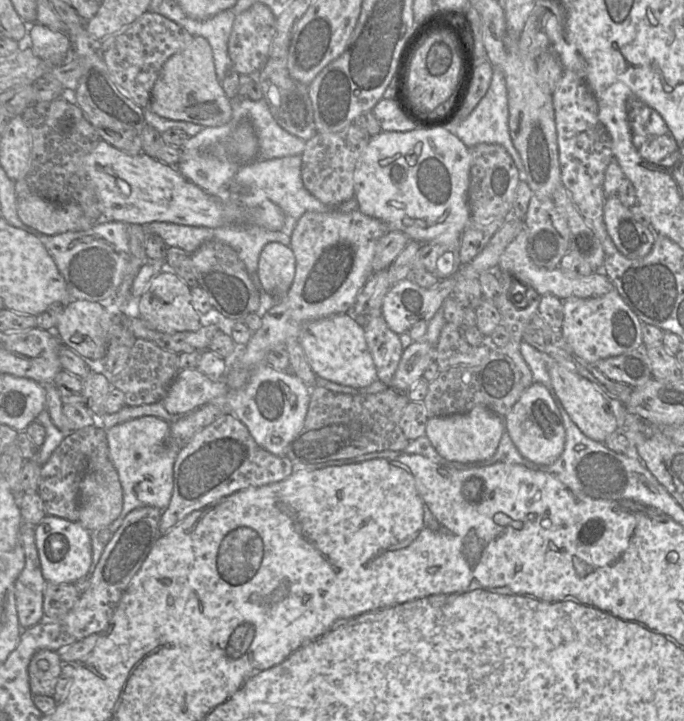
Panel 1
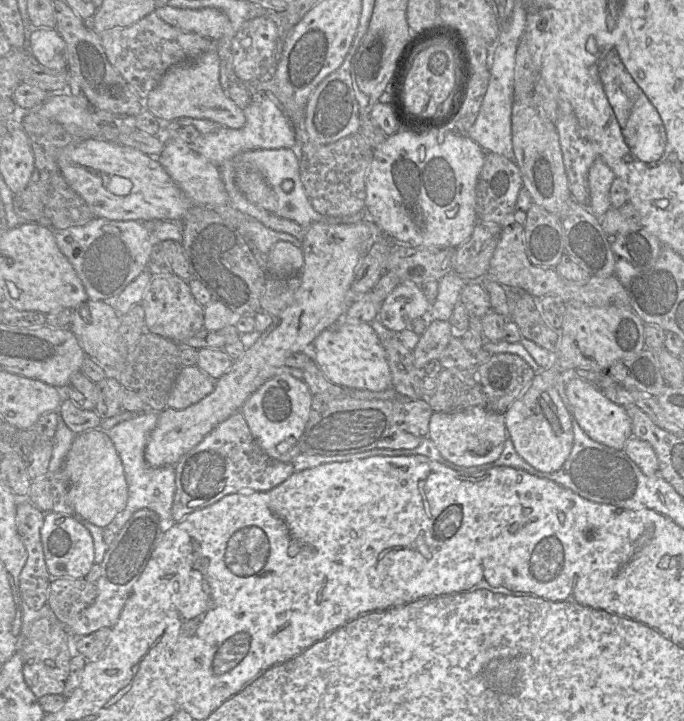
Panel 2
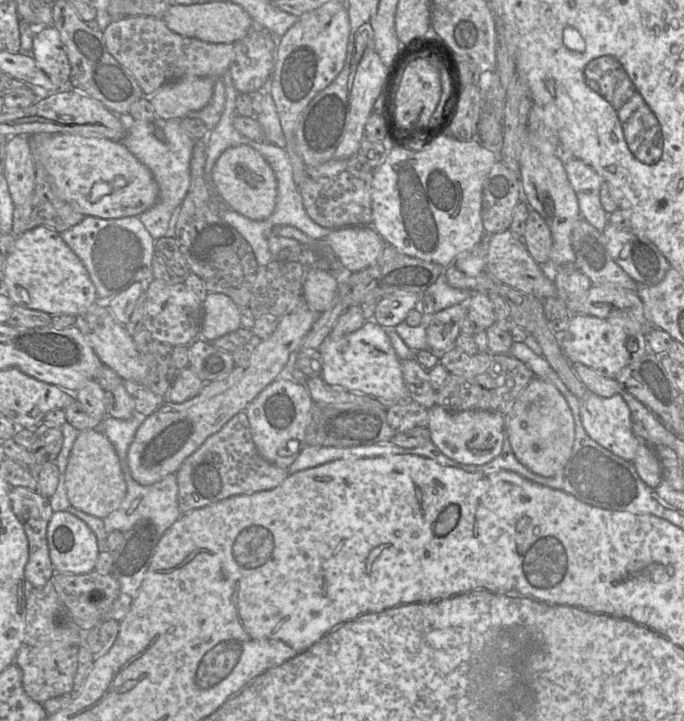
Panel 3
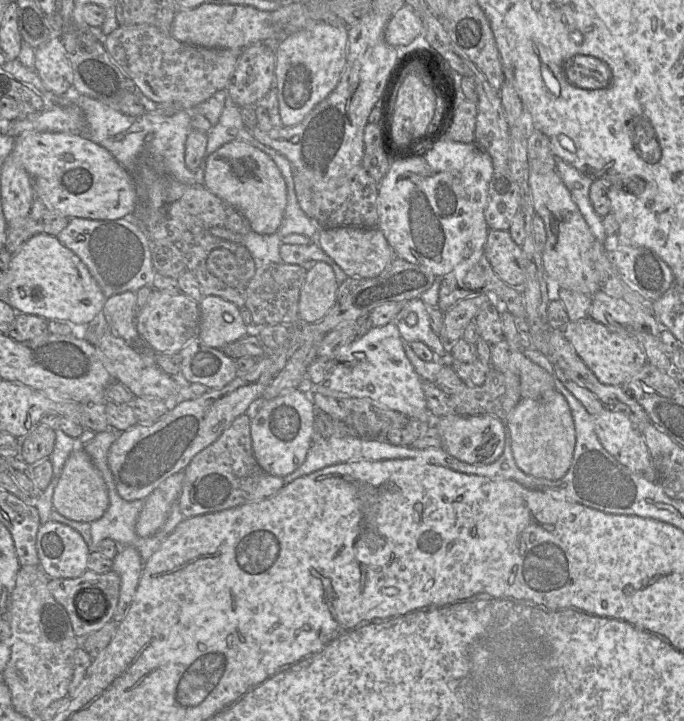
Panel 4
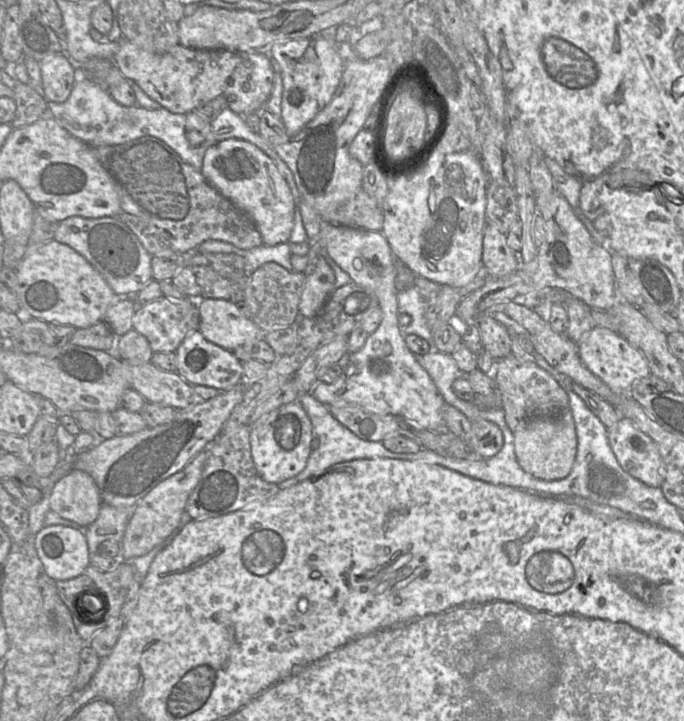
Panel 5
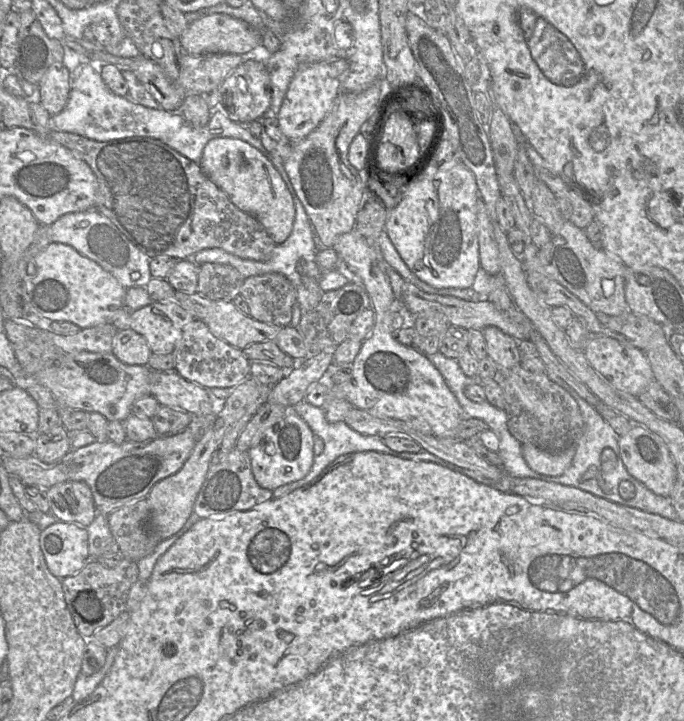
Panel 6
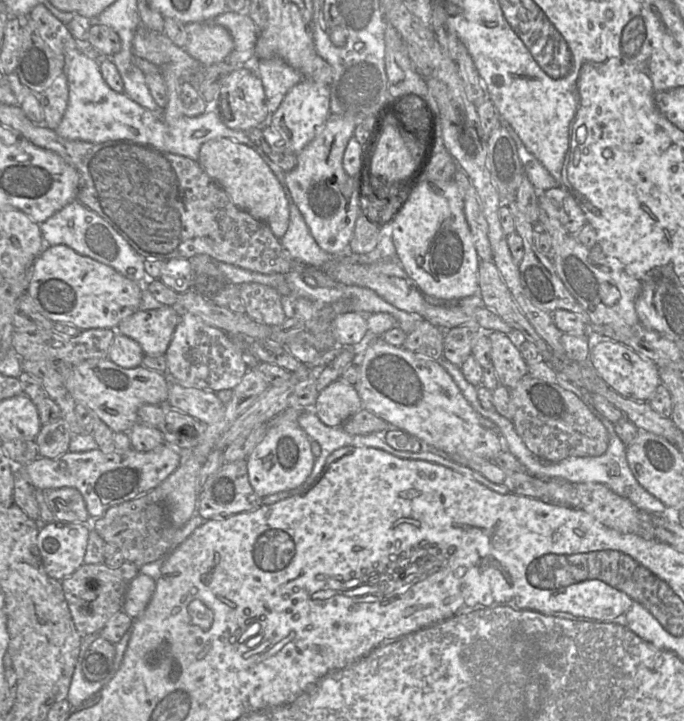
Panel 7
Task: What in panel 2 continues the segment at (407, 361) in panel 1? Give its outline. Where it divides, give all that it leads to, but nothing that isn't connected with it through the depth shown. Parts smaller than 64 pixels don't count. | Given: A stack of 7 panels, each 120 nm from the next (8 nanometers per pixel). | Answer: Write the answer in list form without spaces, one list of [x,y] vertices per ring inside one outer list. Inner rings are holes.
[[[431,321],[412,350],[415,367],[423,369],[429,361],[439,359],[456,334],[450,321]]]

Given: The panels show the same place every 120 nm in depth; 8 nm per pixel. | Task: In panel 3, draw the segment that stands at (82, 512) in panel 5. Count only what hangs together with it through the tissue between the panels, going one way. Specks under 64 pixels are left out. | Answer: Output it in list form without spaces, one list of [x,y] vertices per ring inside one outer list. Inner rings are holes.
[[[95,428],[78,432],[64,473],[64,492],[71,507],[99,519],[119,508],[126,482],[115,448],[103,432]]]

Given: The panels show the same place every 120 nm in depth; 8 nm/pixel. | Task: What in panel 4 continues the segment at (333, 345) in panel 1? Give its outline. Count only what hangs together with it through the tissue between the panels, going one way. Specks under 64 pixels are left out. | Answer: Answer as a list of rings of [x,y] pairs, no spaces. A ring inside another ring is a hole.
[[[396,320],[382,327],[372,327],[363,336],[339,350],[331,375],[315,386],[315,391],[329,397],[368,399],[409,418],[430,419],[422,389],[422,379],[404,351]]]

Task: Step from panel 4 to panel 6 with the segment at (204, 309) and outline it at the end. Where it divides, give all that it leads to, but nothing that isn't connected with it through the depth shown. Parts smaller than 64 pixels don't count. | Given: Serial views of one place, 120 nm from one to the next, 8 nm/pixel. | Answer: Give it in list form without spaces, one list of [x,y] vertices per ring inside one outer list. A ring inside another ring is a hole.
[[[212,301],[203,322],[218,339],[240,350],[246,346],[274,341],[282,327],[253,319],[237,310],[232,301]]]

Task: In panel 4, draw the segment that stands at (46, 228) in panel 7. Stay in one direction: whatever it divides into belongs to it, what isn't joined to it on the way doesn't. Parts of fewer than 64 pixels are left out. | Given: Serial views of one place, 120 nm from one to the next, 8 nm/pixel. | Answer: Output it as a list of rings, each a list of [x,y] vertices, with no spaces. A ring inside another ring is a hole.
[[[139,205],[134,216],[117,220],[69,218],[68,225],[57,235],[62,245],[76,254],[87,266],[106,298],[126,291],[137,292],[144,286],[153,287],[155,270],[152,264],[153,244],[138,223],[145,205]]]

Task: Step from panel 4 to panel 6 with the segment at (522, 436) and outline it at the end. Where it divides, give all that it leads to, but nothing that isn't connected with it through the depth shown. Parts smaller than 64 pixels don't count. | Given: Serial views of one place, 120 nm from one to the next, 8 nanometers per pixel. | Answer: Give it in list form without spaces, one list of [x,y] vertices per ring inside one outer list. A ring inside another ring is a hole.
[[[532,444],[521,446],[527,465],[536,473],[545,476],[562,475],[570,467],[576,452],[576,446],[557,453],[546,452]]]

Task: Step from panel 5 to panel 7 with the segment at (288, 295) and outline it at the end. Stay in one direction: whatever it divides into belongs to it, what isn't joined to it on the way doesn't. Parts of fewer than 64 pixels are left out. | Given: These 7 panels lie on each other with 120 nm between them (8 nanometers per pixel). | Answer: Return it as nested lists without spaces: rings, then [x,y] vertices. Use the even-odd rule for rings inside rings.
[[[246,283],[240,285],[239,293],[245,313],[253,320],[277,326],[287,318],[281,304],[281,295],[275,288],[260,283]]]

